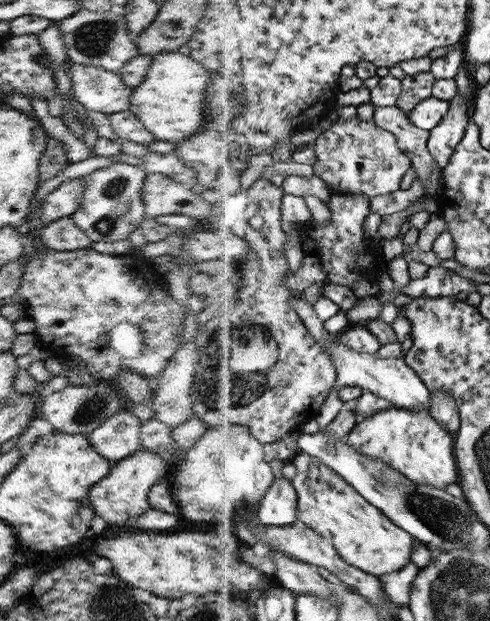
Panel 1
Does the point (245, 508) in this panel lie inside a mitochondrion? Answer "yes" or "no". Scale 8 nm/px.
no

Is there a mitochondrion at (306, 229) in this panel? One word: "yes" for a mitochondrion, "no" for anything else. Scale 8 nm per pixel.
no

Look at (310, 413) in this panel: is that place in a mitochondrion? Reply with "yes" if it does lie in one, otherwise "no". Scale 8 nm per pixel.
no

